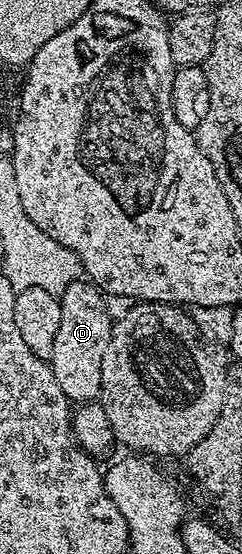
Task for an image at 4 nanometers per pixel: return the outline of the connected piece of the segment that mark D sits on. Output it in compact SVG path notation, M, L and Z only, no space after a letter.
M92 282L72 283L59 298L59 333L55 333L55 349L48 362L65 396L74 404L89 405L101 394L103 353L107 353L107 341L111 341L115 319L109 316L106 296Z

